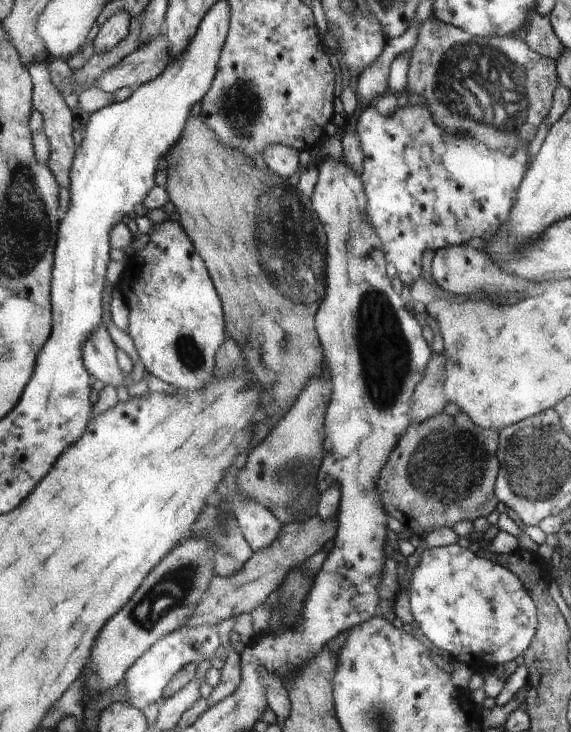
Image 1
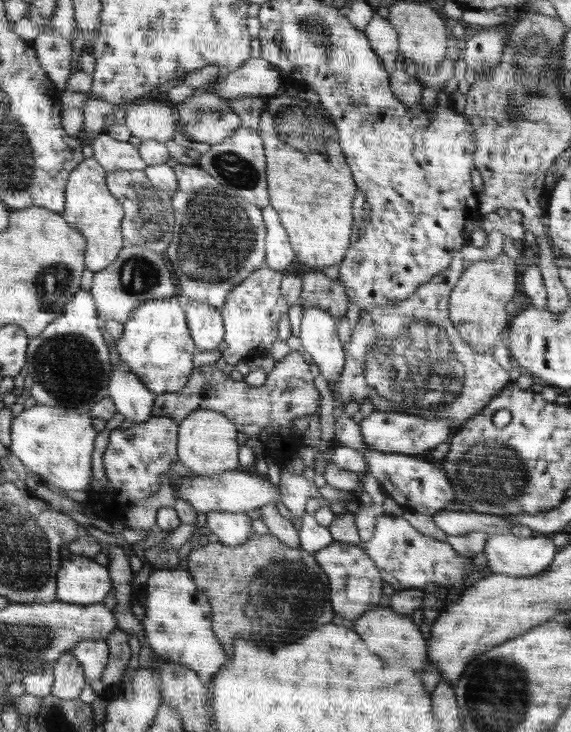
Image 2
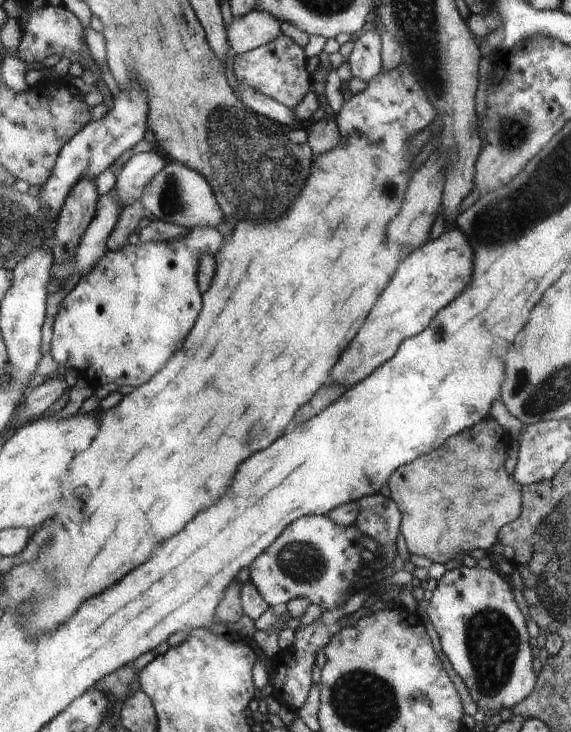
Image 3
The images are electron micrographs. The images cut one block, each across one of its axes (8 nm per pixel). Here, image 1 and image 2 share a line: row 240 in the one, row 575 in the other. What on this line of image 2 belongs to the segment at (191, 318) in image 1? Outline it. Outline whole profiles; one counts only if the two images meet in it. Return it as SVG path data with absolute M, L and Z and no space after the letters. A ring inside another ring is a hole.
M184 564L175 569L158 570L149 577L150 602L144 626L147 641L155 656L164 662L173 662L195 670L203 681L211 680L223 664L228 662L228 658L212 628L213 610L209 598L192 580Z

